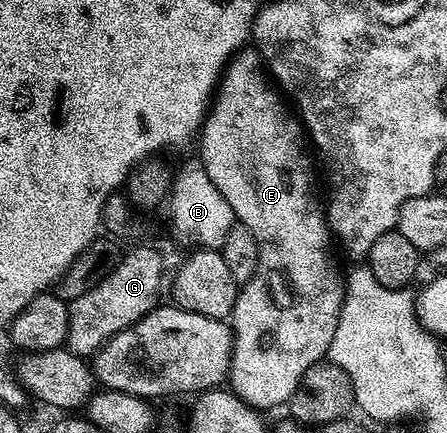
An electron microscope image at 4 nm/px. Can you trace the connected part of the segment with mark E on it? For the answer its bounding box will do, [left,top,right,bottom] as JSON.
[197,47,345,411]

